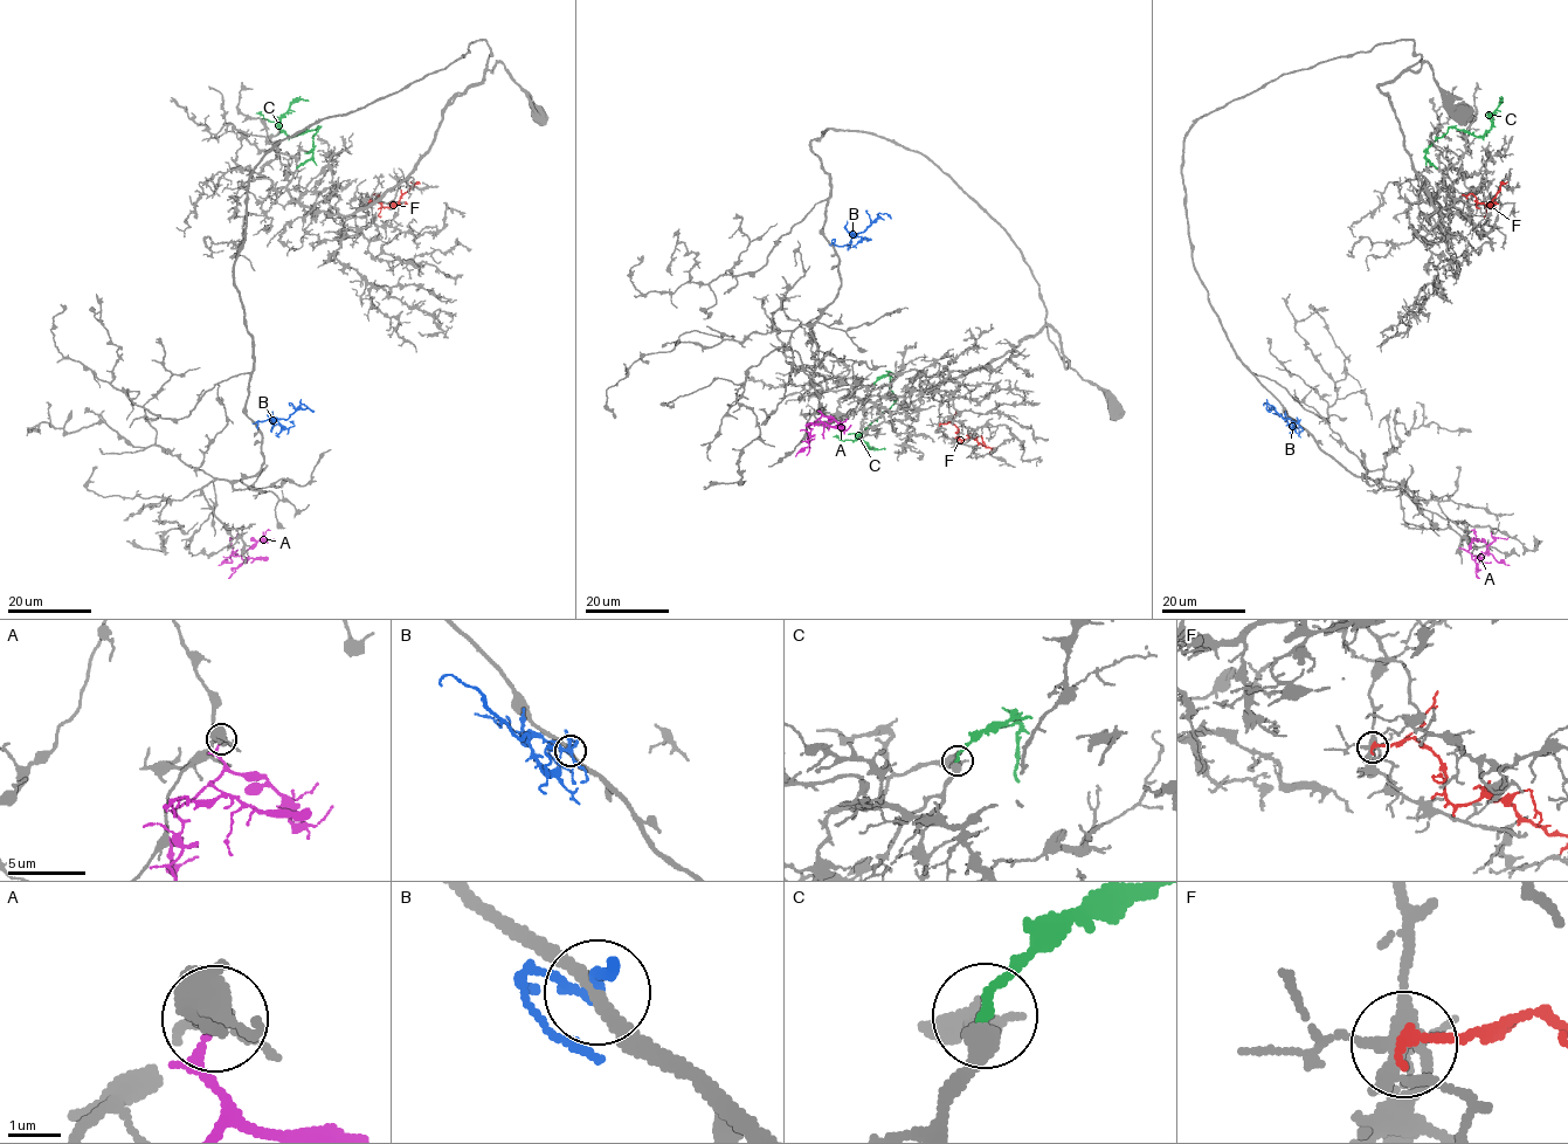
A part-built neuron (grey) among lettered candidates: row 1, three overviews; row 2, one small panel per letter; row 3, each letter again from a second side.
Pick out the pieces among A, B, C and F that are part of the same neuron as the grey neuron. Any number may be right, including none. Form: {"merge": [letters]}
{"merge": ["C"]}

